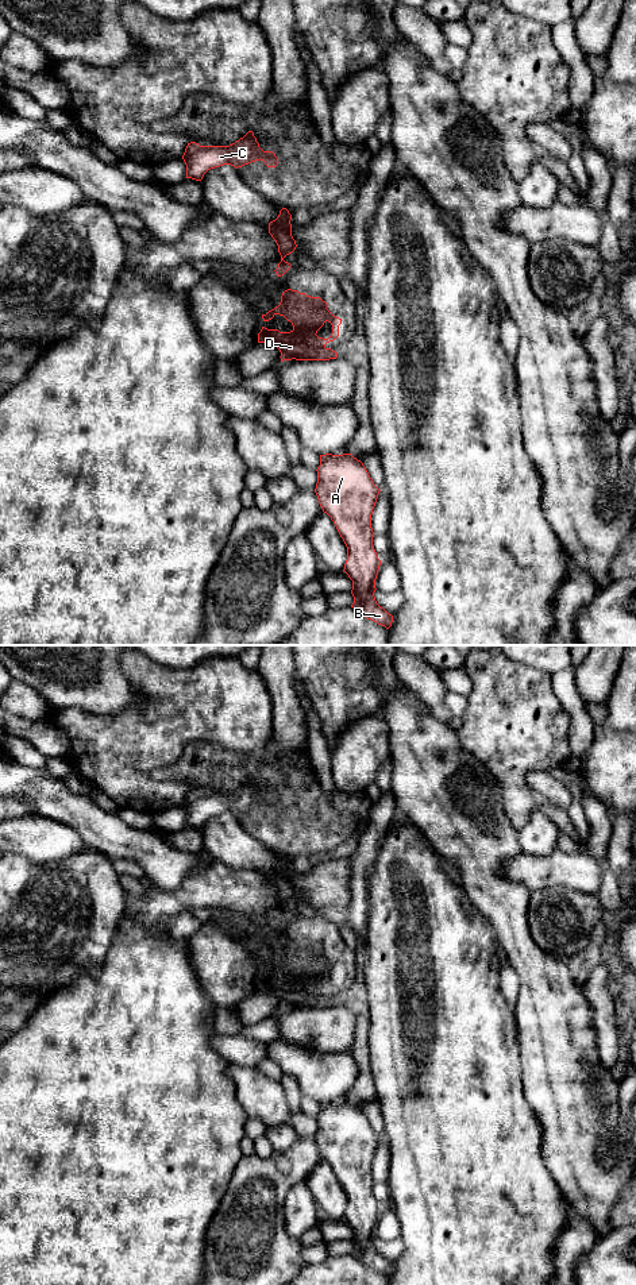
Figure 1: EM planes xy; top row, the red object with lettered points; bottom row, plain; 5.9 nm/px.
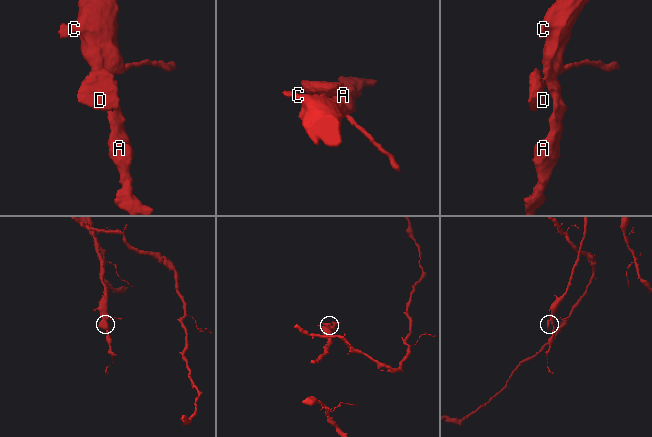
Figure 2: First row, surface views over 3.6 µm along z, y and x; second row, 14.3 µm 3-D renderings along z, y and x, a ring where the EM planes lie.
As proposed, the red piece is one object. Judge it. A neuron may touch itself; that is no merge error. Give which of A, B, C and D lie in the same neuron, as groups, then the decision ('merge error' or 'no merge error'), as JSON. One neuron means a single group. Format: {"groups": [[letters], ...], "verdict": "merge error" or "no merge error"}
{"groups": [["A", "B", "C"], ["D"]], "verdict": "merge error"}

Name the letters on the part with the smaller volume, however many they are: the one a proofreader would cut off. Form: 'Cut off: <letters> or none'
Cut off: D

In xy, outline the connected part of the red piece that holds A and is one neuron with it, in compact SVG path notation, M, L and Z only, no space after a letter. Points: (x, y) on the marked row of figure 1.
M351 454L320 455L315 493L347 547L344 572L352 580L354 607L361 616L389 629L393 616L374 597L381 560L373 547L371 514L379 489L366 467Z

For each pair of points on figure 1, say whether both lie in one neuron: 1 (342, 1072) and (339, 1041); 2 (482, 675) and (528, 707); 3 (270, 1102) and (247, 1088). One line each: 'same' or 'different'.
1: different
2: same
3: same

